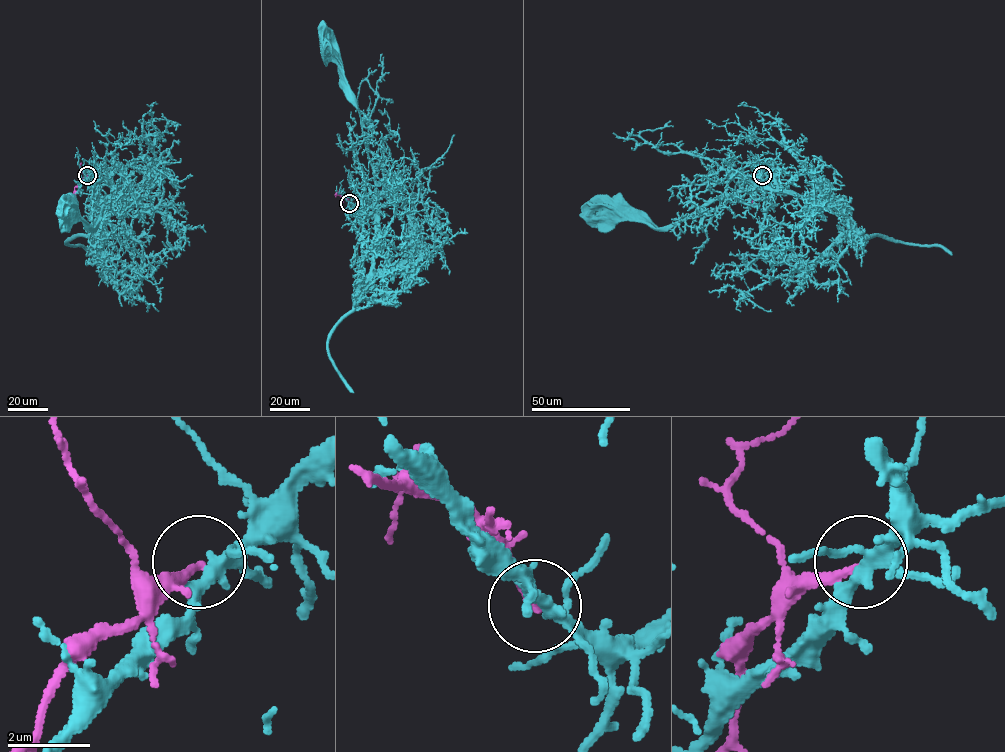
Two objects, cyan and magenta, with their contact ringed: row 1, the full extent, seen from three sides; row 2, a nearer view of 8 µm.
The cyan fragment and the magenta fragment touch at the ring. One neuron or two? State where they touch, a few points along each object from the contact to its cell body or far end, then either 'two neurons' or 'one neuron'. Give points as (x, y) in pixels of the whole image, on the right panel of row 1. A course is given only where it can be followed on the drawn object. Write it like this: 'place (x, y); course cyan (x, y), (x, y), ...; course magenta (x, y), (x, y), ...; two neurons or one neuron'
place (762, 175); course cyan (762, 175), (766, 167), (782, 188), (826, 203), (849, 228), (787, 274), (716, 276), (723, 263); course magenta (762, 174), (753, 188), (752, 202); two neurons

